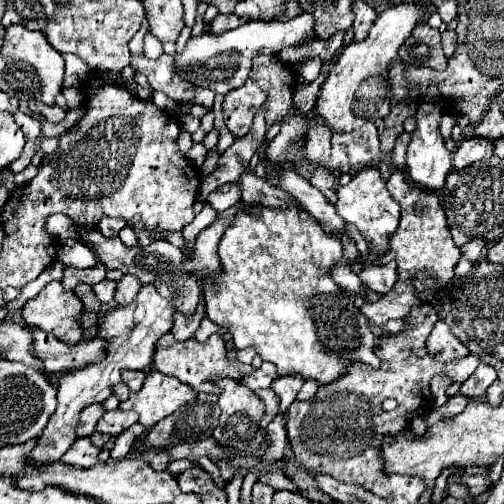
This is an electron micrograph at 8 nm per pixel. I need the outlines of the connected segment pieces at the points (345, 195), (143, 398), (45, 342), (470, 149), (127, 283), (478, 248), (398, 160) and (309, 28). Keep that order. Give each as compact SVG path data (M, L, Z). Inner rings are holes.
M376 168L362 170L358 176L354 176L346 186L338 186L336 190L336 212L350 222L368 242L370 252L382 256L390 250L390 236L396 232L398 222L400 222L400 204L390 196L386 190L386 184Z
M154 370L146 376L142 390L130 394L130 398L120 404L120 410L136 410L140 414L140 424L154 426L182 404L196 400L196 396L198 394L178 378Z
M32 330L34 336L34 354L44 362L46 370L58 374L68 370L78 370L90 364L96 364L100 358L106 358L106 338L90 338L82 340L74 346L68 346L46 334L42 330Z
M468 138L464 142L458 144L458 148L454 150L454 170L462 170L478 160L484 160L484 158L490 158L492 156L492 142L486 140L486 138Z
M124 274L122 280L118 282L118 288L116 288L116 294L114 294L114 302L118 306L128 306L136 298L140 288L142 288L142 284L132 274Z
M470 240L462 246L462 254L472 262L476 264L480 260L480 254L482 254L482 248L484 248L484 242L482 240Z
M402 132L394 144L394 150L392 150L392 164L400 170L406 168L406 146L410 142L410 134Z
M310 14L296 16L288 22L262 22L262 20L252 20L244 26L238 26L234 30L226 30L222 34L212 34L212 32L202 32L198 36L192 36L184 52L176 52L174 42L164 42L164 54L174 56L174 66L176 72L190 84L210 88L218 94L228 94L230 90L242 86L248 78L250 72L250 62L258 54L278 54L282 48L288 46L300 46L308 38L314 38L314 18ZM200 44L208 44L208 48L198 48Z

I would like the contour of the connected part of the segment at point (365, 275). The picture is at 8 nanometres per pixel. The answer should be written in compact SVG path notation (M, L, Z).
M390 262L386 266L366 266L358 276L364 286L368 286L376 294L384 296L394 288L394 284L398 280L397 264Z

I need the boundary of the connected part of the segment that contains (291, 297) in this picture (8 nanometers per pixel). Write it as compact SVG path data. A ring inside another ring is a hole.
M294 204L288 208L262 206L260 216L238 210L220 240L218 258L222 264L222 276L216 282L206 278L204 306L210 320L218 326L226 326L236 348L240 348L240 344L254 346L262 360L276 364L280 376L300 374L304 380L318 380L318 384L340 378L346 366L354 360L378 368L378 358L372 354L376 338L368 328L368 320L362 318L360 308L354 306L354 302L350 302L350 298L346 298L340 286L330 278L330 266L342 258L342 244L338 238L328 236L306 210Z

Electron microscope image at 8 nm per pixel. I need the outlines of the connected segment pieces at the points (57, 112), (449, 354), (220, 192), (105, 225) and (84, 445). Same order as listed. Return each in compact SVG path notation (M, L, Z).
M30 100L29 108L36 113L43 114L47 121L54 124L60 123L66 116L66 110L56 104L48 106L40 102Z
M442 320L436 322L434 330L430 332L428 340L426 340L426 350L432 358L440 360L440 362L450 362L450 360L458 360L468 356L468 348L450 332L450 326Z
M232 182L232 184L224 184L224 186L220 186L218 190L214 190L214 192L208 196L208 202L210 202L210 206L212 206L216 212L224 212L224 210L232 208L236 202L240 202L240 196L242 196L240 184L238 184L238 182Z
M102 218L102 224L98 224L98 230L106 234L106 238L118 238L118 232L126 226L126 220L122 218Z
M76 438L76 442L62 456L62 462L80 464L80 466L92 466L94 462L98 462L98 454L100 454L100 448L96 448L90 442L90 438Z

